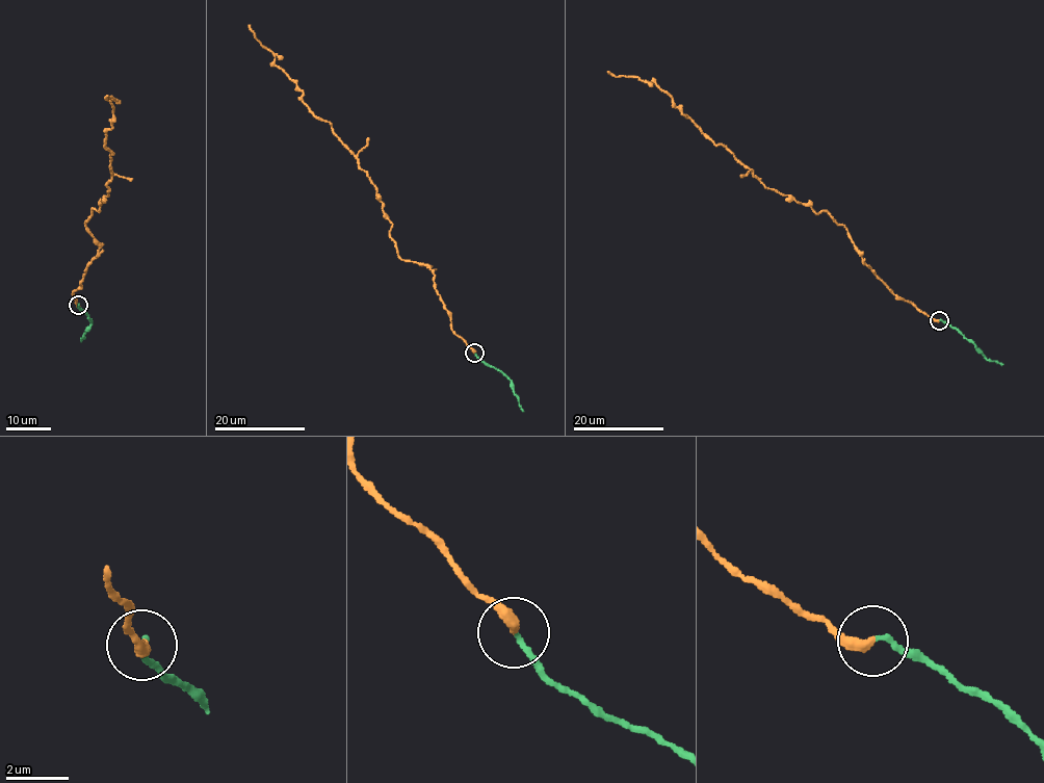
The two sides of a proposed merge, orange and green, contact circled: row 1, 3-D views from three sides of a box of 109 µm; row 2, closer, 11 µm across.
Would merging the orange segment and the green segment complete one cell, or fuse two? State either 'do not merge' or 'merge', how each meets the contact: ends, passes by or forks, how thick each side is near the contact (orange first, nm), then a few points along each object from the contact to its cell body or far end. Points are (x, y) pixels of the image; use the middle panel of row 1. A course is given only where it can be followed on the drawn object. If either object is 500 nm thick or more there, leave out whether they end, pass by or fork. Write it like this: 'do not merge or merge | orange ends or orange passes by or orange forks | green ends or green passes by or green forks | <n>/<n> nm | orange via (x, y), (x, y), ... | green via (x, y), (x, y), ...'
merge | orange ends | green ends | 360/150 nm | orange via (474, 354), (452, 330), (432, 269), (398, 256), (392, 224), (355, 155), (313, 114), (249, 25) | green via (475, 353), (510, 379), (523, 411)

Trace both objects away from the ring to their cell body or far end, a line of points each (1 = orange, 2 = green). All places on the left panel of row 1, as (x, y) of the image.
1: (77, 305), (73, 292), (99, 244), (85, 222), (112, 174), (105, 145), (114, 100), (106, 95)
2: (78, 305), (92, 322), (81, 340)

